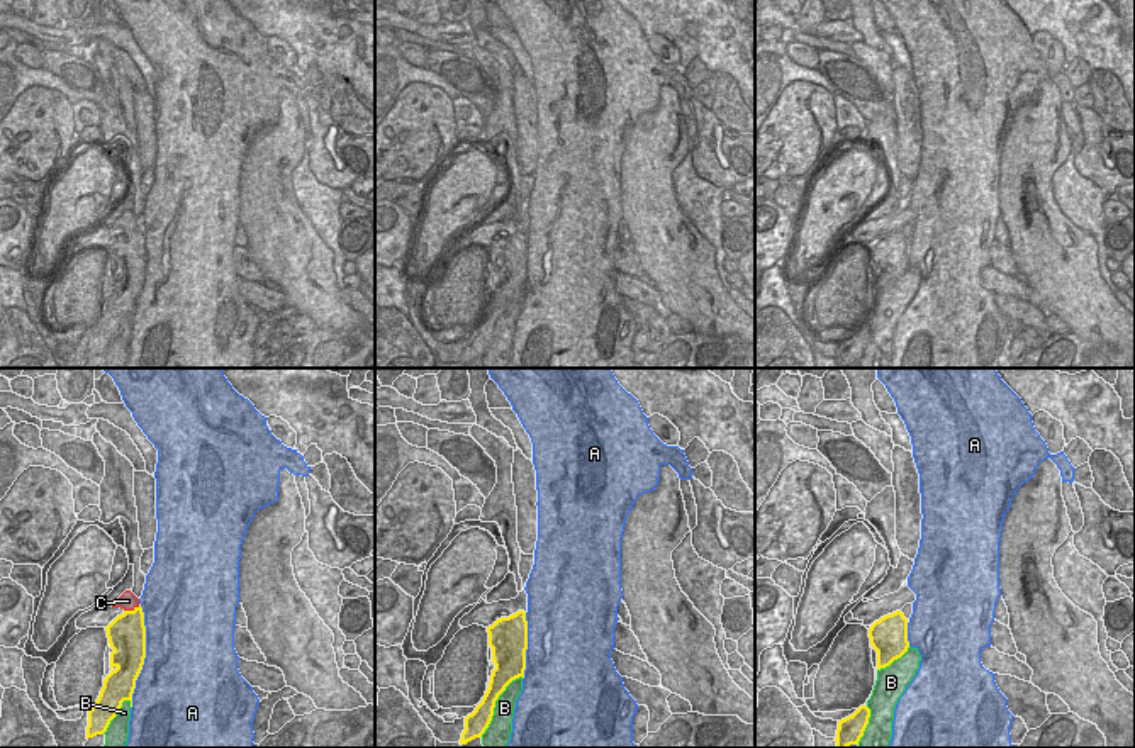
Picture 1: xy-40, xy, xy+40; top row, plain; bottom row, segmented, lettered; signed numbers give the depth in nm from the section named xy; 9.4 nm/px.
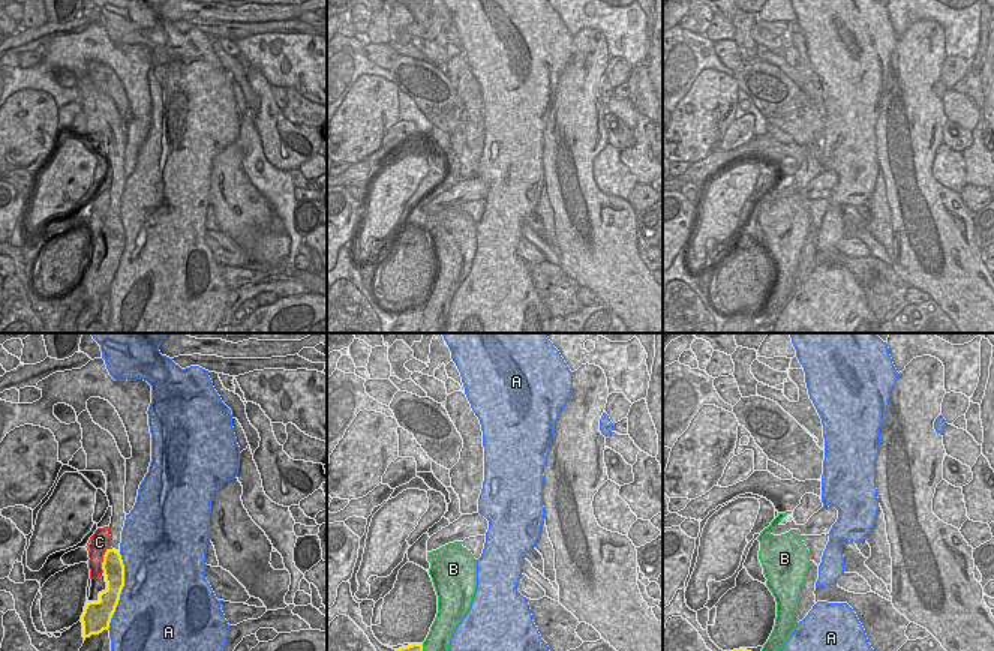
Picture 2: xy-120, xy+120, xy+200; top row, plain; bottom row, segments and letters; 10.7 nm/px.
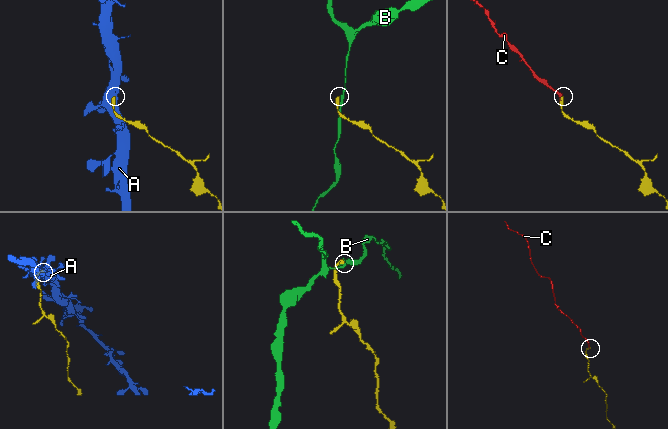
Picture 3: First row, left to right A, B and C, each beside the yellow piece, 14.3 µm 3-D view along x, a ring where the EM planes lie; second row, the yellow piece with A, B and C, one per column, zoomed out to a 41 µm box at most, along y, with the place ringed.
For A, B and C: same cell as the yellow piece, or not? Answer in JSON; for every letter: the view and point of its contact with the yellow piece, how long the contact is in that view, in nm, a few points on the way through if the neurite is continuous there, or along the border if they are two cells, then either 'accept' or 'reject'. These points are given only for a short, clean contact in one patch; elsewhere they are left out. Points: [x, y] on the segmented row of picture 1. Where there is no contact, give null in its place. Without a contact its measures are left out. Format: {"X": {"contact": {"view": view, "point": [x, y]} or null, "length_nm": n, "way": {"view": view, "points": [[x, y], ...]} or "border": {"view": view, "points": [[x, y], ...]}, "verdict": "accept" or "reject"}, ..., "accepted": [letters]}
{"A": {"contact": {"view": "xy-40", "point": [145, 655]}, "length_nm": 1000, "verdict": "reject"}, "B": {"contact": {"view": "xy", "point": [494, 704]}, "length_nm": 700, "verdict": "reject"}, "C": {"contact": {"view": "xy-40", "point": [131, 611]}, "length_nm": 170, "verdict": "accept"}, "accepted": ["C"]}

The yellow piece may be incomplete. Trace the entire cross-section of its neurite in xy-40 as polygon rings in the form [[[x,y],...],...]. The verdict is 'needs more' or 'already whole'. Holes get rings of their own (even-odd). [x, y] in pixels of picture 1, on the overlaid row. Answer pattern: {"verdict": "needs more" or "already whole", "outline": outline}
{"verdict": "needs more", "outline": [[[126,590],[112,607],[120,607],[124,612],[105,628],[114,650],[110,653],[112,670],[103,680],[95,706],[88,711],[87,740],[107,731],[124,701],[129,701],[132,707],[136,680],[146,658],[146,626],[139,599]]]}

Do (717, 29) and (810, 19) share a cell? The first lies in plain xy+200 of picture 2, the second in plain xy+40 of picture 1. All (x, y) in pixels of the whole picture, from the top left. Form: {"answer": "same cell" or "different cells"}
{"answer": "same cell"}

